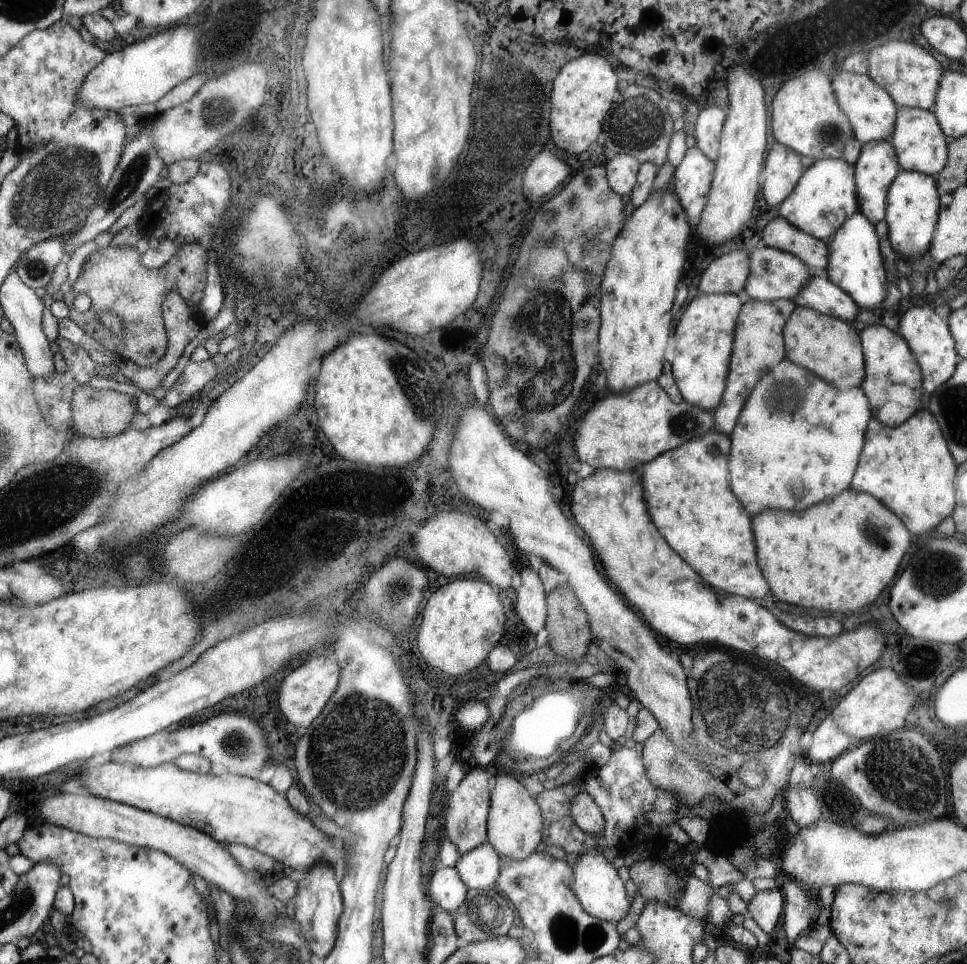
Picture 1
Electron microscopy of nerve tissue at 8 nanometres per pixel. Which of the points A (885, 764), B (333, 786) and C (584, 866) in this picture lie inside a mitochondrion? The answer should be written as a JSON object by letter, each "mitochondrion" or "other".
{"A":"mitochondrion","B":"mitochondrion","C":"other"}

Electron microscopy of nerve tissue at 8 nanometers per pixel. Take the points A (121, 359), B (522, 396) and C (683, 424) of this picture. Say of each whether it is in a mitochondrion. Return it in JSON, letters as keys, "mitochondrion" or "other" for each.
{"A":"other","B":"other","C":"mitochondrion"}

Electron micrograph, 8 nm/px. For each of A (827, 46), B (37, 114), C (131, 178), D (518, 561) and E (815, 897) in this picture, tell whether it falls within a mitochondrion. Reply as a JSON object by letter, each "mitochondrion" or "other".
{"A":"other","B":"other","C":"mitochondrion","D":"other","E":"other"}

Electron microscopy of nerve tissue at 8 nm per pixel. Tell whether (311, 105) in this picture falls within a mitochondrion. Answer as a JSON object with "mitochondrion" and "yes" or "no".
{"mitochondrion":"no"}

